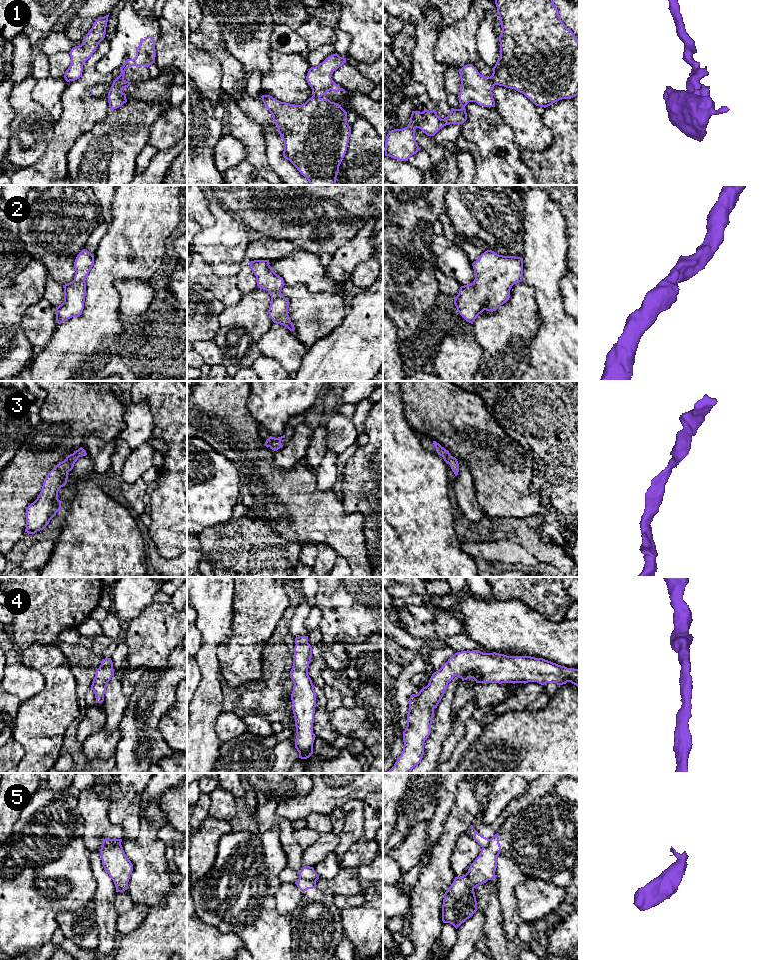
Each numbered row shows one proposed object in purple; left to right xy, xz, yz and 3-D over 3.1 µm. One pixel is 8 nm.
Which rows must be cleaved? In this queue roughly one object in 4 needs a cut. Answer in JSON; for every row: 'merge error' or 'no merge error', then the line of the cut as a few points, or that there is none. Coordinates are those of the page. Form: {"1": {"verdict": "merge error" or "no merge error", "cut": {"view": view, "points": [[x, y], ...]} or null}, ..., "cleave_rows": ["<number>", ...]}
{"1": {"verdict": "no merge error", "cut": null}, "2": {"verdict": "no merge error", "cut": null}, "3": {"verdict": "no merge error", "cut": null}, "4": {"verdict": "no merge error", "cut": null}, "5": {"verdict": "merge error", "cut": {"view": "xz", "points": [[299, 877], [315, 881]]}}, "cleave_rows": ["5"]}

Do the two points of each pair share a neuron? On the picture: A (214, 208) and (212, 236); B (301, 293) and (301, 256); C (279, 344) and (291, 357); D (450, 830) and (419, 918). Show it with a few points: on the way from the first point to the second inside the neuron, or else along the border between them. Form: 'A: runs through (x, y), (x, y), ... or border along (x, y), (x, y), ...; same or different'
A: runs through (218, 215), (218, 229); same
B: border along (285, 284), (304, 284), (312, 291), (323, 292); different
C: runs through (282, 347), (289, 354); same
D: runs through (442, 852), (437, 876), (427, 896); same

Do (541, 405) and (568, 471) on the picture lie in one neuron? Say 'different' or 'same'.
same

